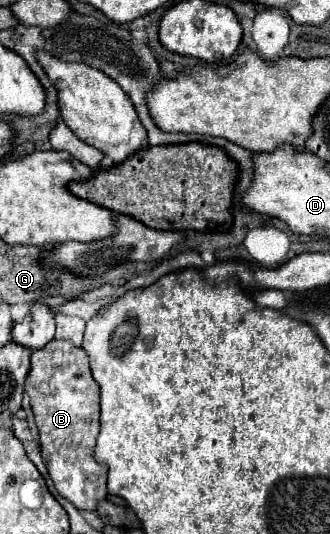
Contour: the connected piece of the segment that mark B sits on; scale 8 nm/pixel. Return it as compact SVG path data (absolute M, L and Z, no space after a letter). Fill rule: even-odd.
M50 341L44 349L32 355L32 369L26 379L26 393L30 395L30 405L40 431L42 459L48 467L56 491L78 509L96 511L98 501L106 497L106 469L92 459L92 449L100 431L100 387L90 373L86 353L80 347L74 347L70 341Z

